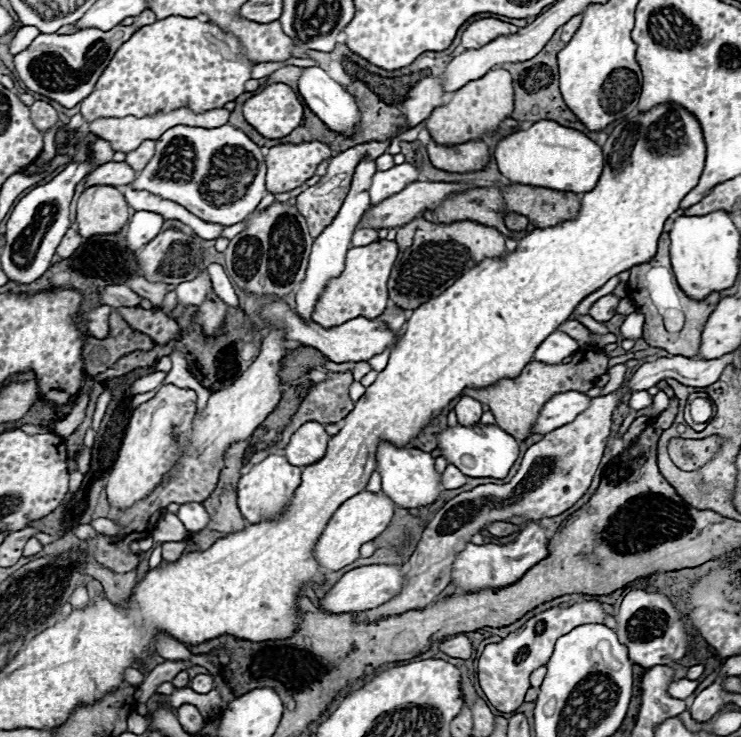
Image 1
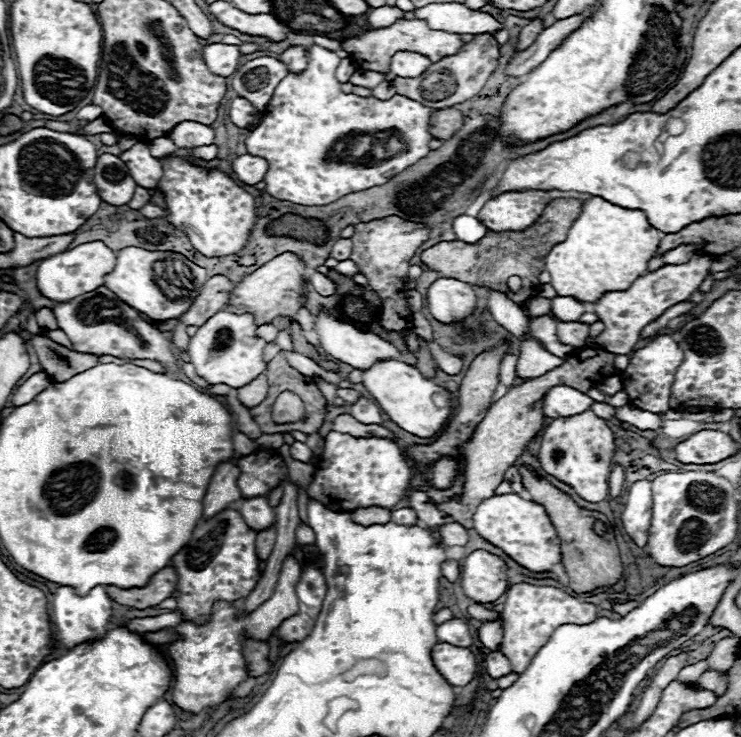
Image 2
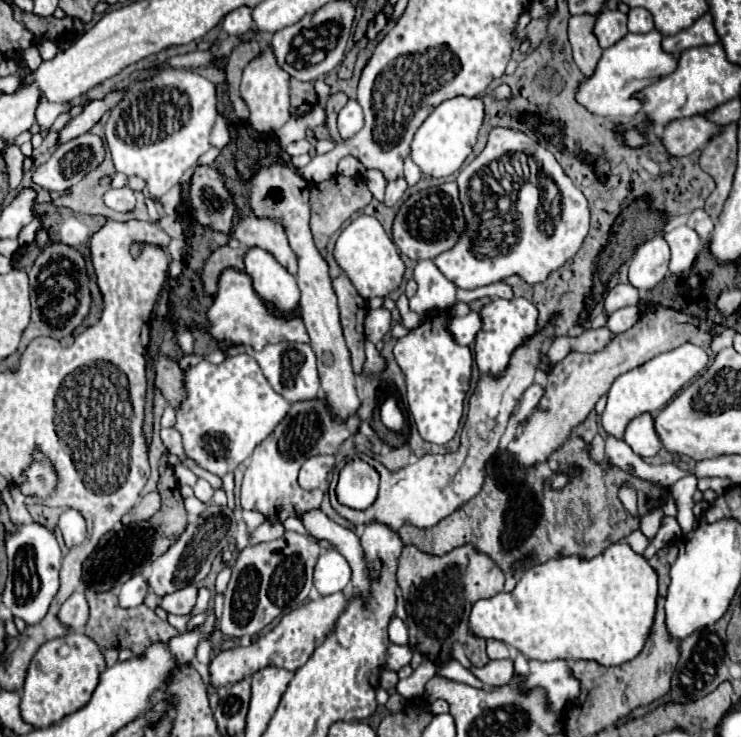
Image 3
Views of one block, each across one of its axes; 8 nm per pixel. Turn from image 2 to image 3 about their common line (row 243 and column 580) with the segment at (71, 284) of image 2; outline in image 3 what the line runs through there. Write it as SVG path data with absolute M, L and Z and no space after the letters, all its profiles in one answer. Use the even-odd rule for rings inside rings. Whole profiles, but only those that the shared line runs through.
M654 28L646 34L626 34L620 42L606 48L594 76L586 78L580 86L578 102L598 116L612 116L616 120L636 116L642 110L642 102L636 94L650 86L650 82L658 82L658 78L664 78L678 68L678 58L662 50L662 38L662 32Z

